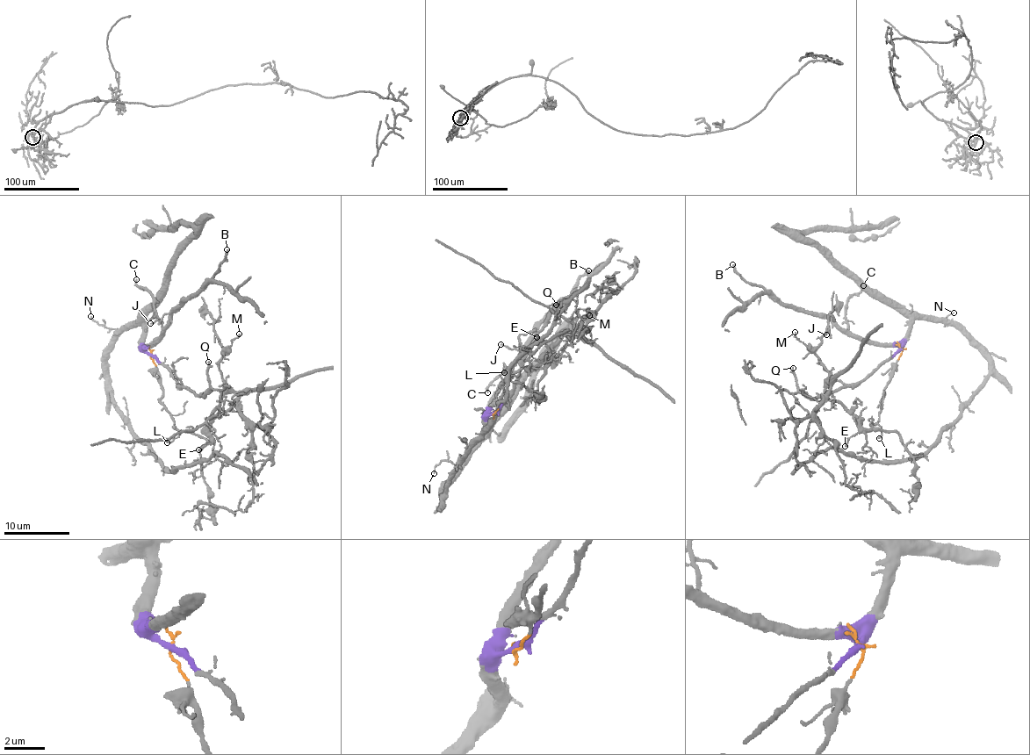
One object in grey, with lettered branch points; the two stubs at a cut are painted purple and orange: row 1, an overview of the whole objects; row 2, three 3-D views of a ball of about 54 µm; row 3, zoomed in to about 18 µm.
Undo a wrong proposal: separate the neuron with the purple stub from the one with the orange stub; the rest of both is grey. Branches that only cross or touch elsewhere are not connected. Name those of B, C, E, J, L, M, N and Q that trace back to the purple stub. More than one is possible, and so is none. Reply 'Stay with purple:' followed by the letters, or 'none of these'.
Stay with purple: B, C, J, N, Q

